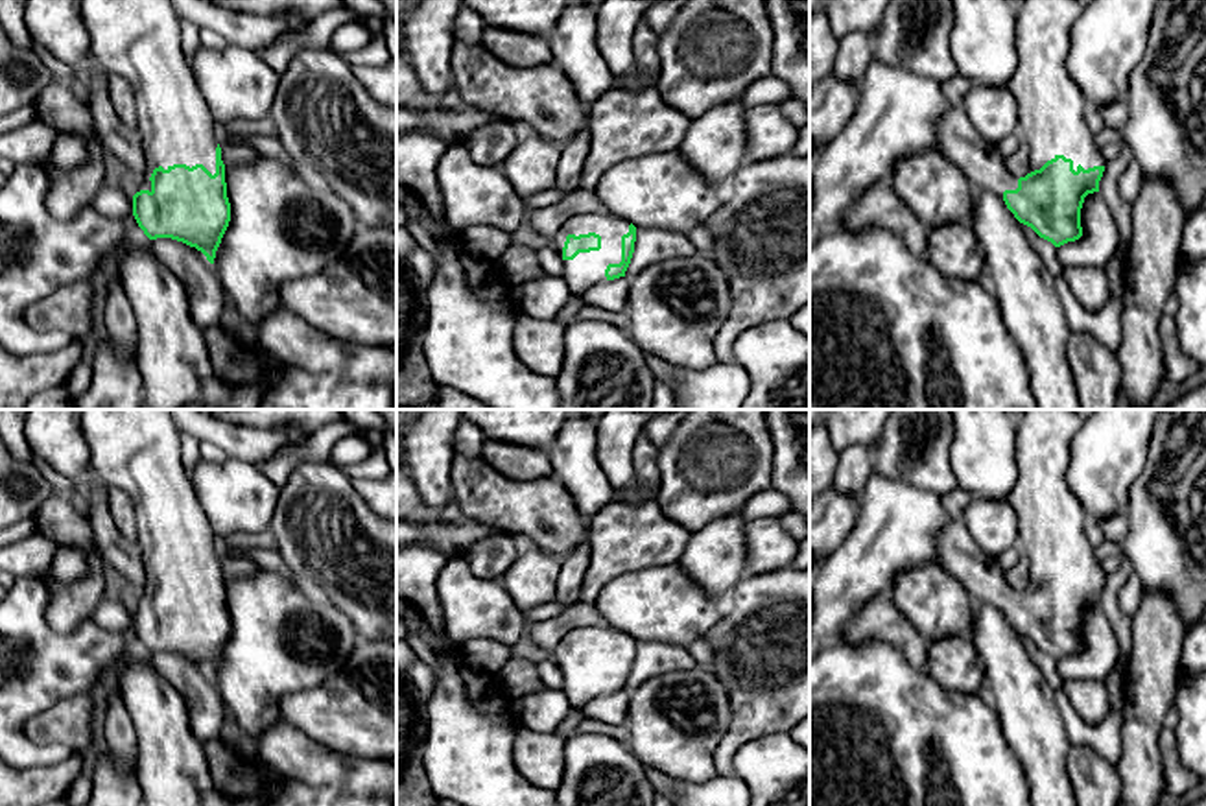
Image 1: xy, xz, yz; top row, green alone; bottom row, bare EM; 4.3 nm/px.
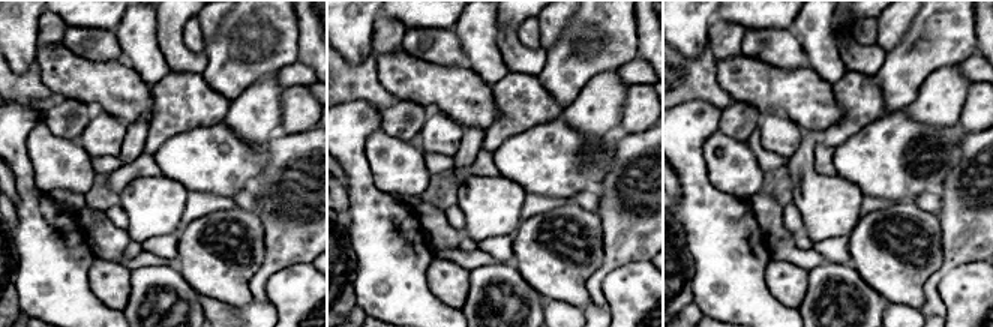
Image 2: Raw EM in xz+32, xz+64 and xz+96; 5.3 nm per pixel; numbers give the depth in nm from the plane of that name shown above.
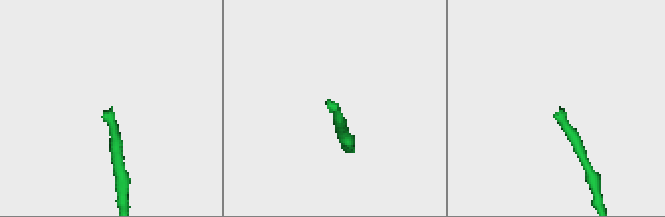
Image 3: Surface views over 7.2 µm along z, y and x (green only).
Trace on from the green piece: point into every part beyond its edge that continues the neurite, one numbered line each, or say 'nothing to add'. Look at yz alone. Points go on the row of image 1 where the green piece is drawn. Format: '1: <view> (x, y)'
1: yz (1050, 104)

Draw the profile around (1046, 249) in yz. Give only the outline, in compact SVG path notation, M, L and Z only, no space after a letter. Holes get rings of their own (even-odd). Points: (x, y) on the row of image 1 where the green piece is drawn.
M1022 223L1022 229L1029 245L1040 255L1053 277L1060 275L1060 266L1057 264L1057 247L1051 242L1040 238L1031 227Z

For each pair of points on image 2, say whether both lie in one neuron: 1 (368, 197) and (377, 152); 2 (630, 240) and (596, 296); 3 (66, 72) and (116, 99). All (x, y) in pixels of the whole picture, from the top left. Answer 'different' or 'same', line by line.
1: different
2: same
3: same

